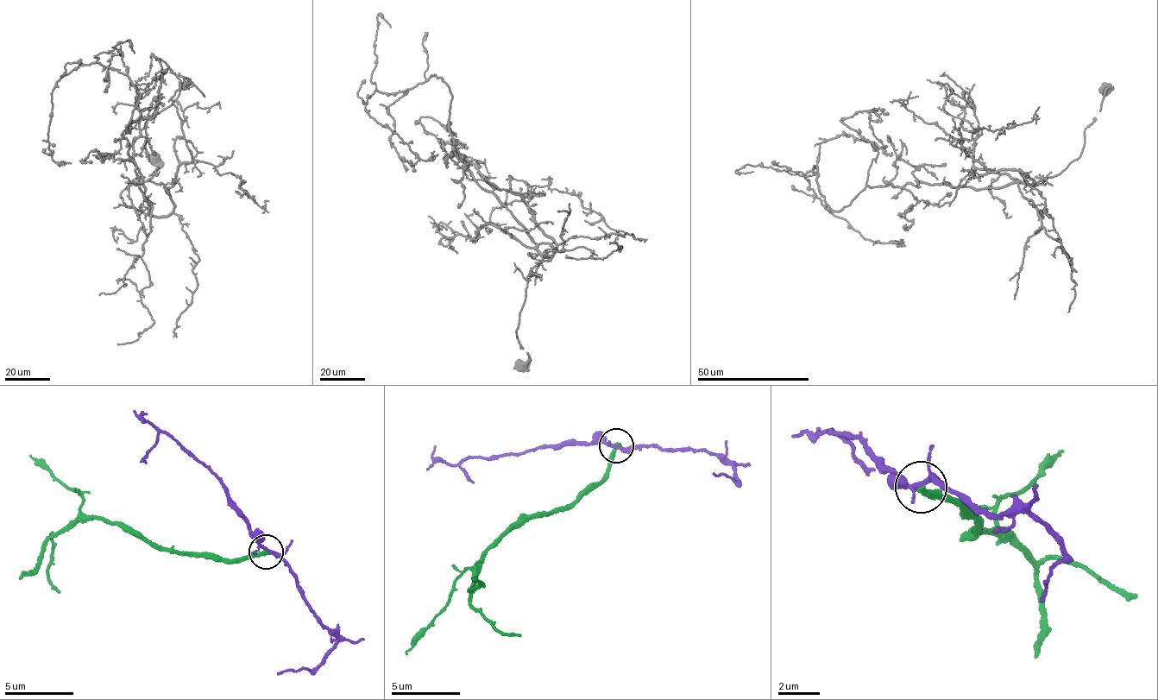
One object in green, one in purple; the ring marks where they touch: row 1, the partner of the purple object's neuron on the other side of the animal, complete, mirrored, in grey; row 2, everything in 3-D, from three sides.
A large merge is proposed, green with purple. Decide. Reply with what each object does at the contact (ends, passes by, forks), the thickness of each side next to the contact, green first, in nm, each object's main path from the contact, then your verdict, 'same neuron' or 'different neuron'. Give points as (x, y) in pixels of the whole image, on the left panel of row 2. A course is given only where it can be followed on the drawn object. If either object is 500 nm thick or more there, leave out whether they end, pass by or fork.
green ends; purple passes by; calibres 340 and 240 nm; course green (267, 551), (243, 562), (222, 563), (150, 543), (82, 514), (84, 495), (28, 456); course purple (267, 551), (278, 555), (335, 644), (312, 666), (277, 674); different neuron

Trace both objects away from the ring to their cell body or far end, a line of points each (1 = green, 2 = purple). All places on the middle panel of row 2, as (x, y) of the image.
1: (616, 446), (611, 471), (597, 483), (573, 501), (536, 513), (474, 566), (462, 572), (424, 636), (405, 655)
2: (616, 446), (628, 450), (702, 450), (733, 463), (734, 482), (713, 471)

